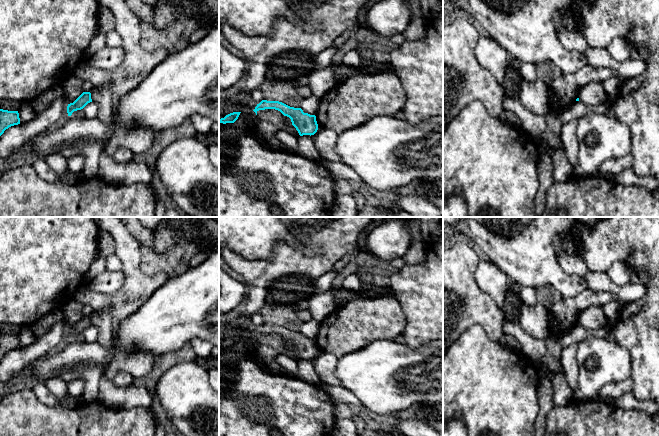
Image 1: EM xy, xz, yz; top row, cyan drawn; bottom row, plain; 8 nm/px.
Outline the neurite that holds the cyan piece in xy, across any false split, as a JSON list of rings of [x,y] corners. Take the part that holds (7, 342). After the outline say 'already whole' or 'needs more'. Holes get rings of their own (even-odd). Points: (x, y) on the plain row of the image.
[[[0,333],[0,360],[11,350],[20,348],[18,335]]]; already whole

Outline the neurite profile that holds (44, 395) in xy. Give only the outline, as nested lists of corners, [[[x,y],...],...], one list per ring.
[[[39,382],[32,388],[32,391],[37,399],[47,406],[60,404],[59,399],[47,388],[44,382]]]

